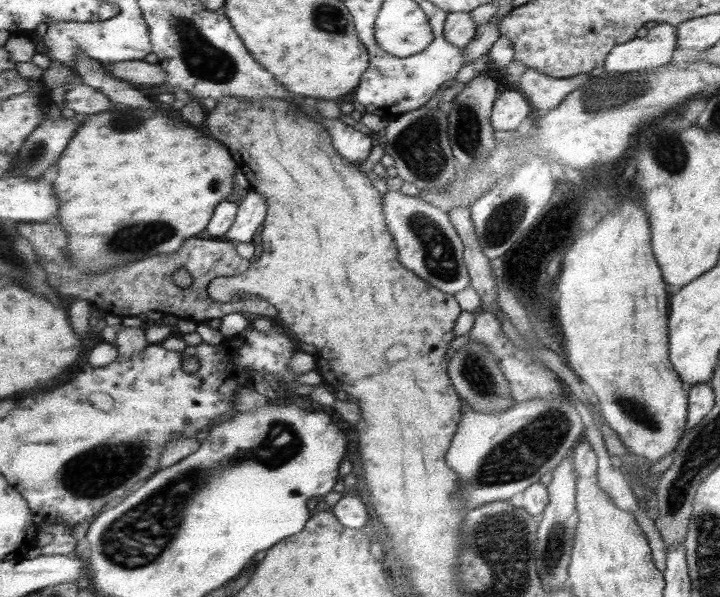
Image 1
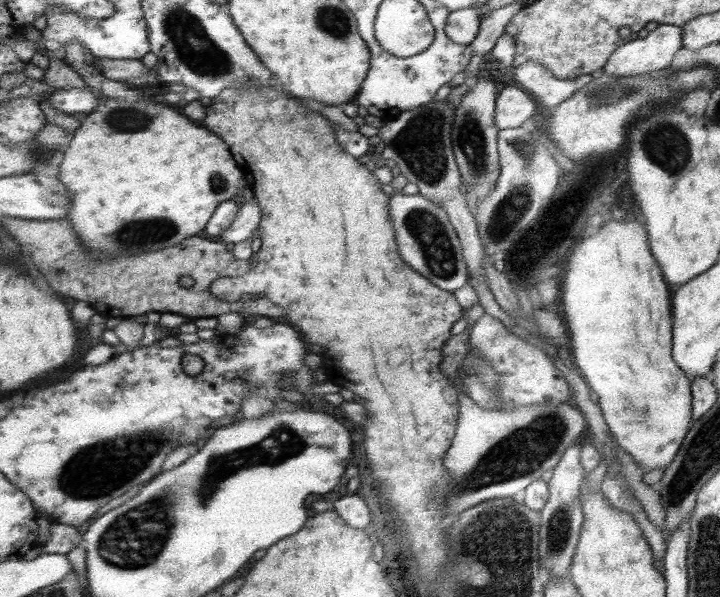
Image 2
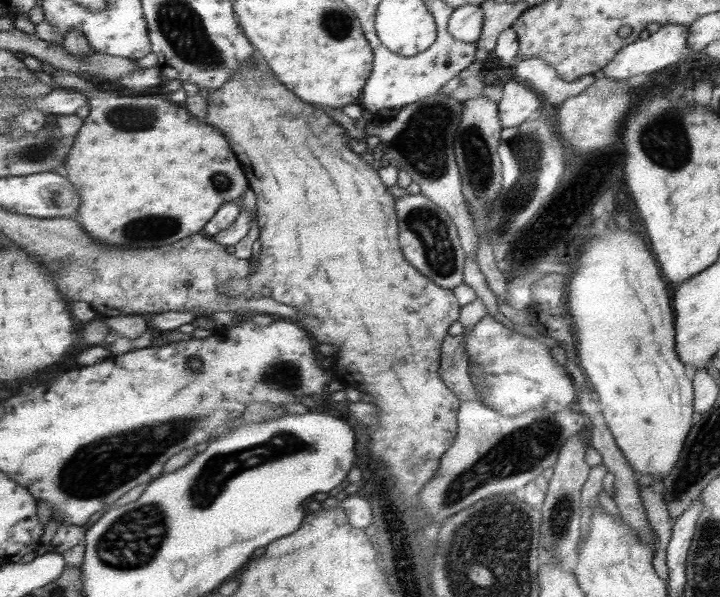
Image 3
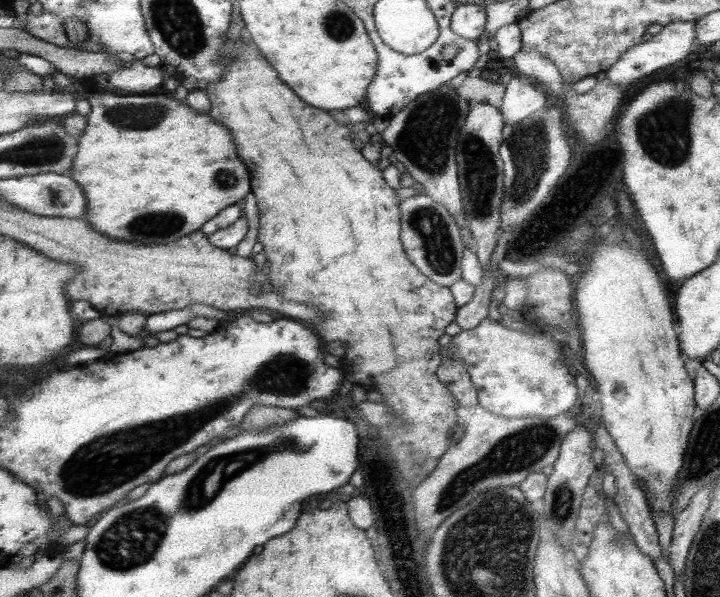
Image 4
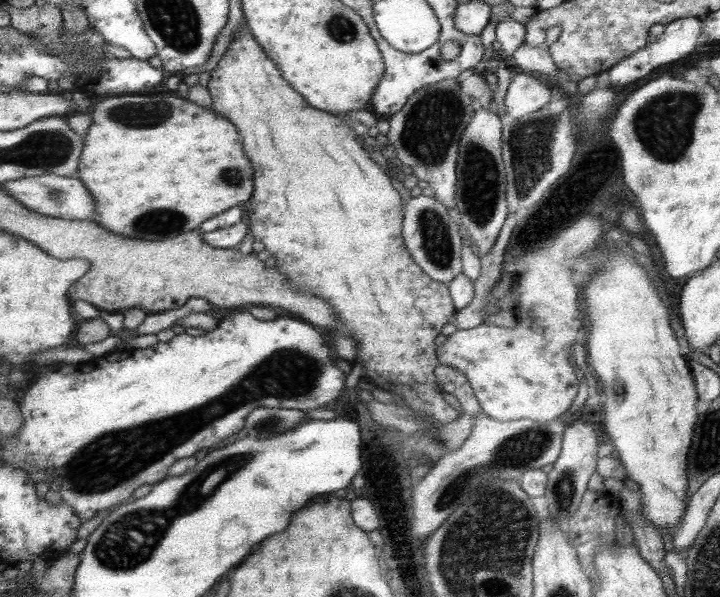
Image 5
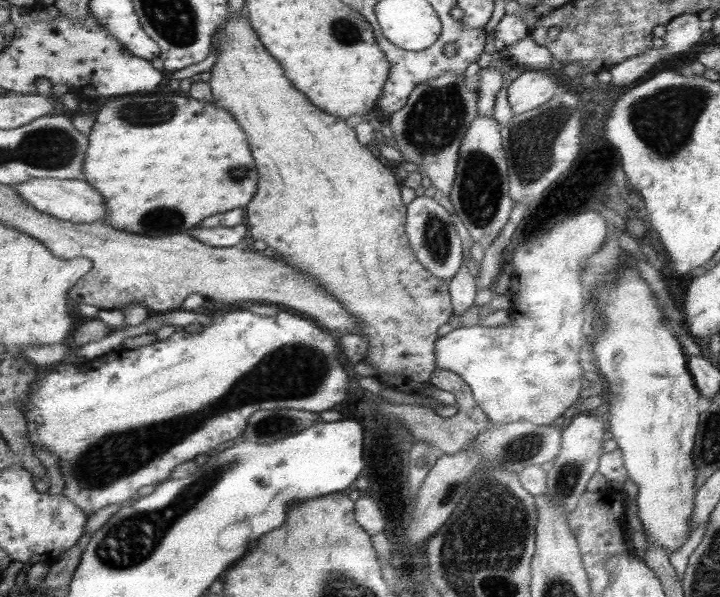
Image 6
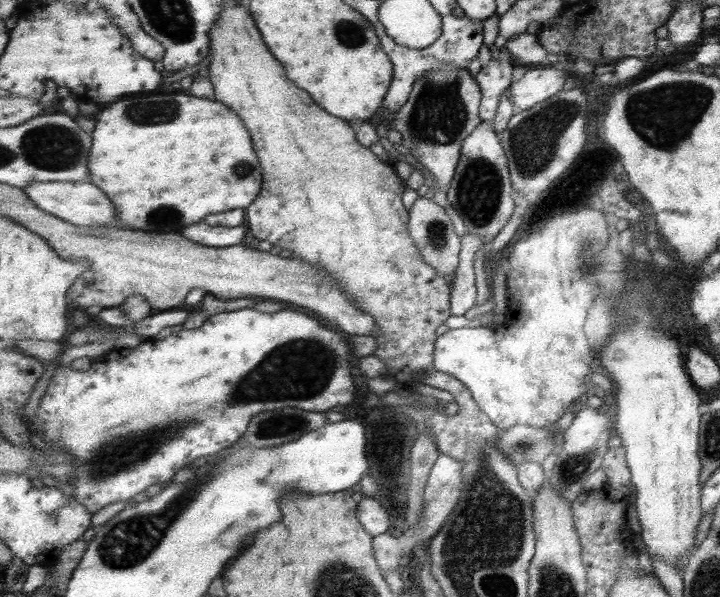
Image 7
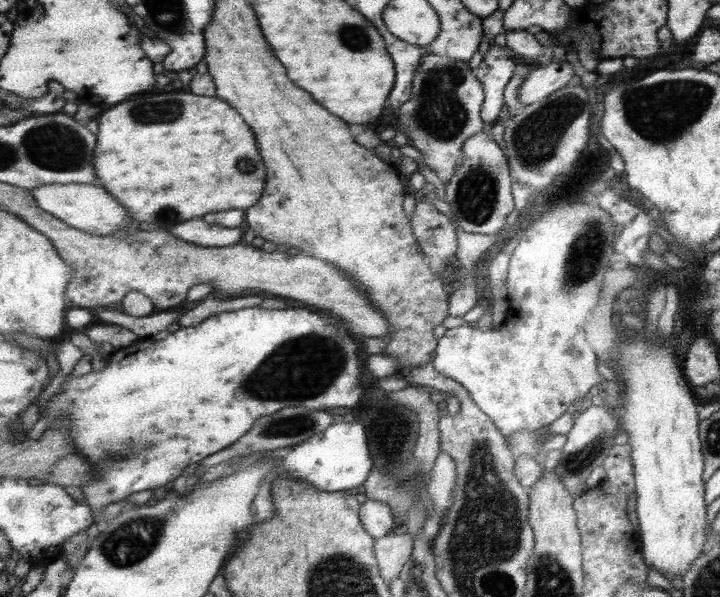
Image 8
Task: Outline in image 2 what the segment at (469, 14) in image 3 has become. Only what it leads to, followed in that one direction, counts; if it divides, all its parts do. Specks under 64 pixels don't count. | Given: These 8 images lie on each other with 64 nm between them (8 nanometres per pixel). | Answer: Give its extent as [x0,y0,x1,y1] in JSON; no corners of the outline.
[446,8,482,46]

